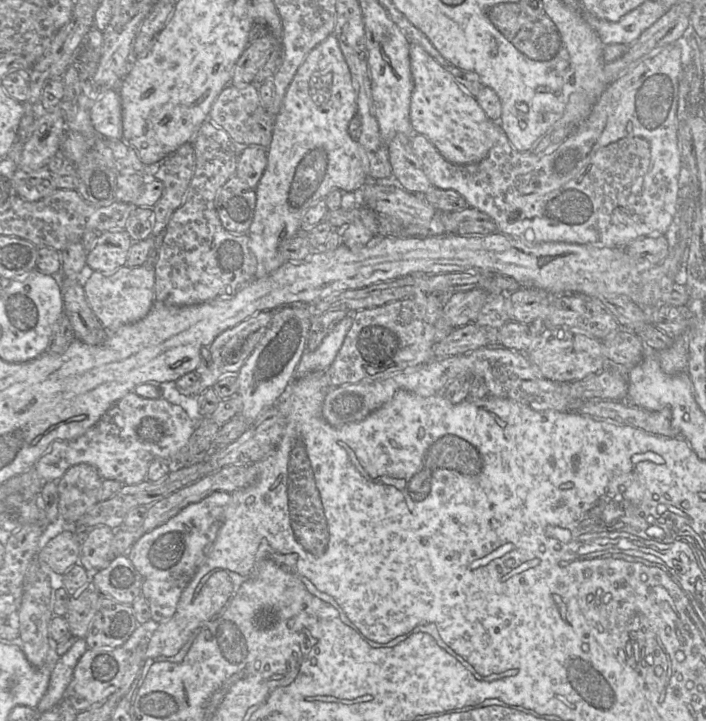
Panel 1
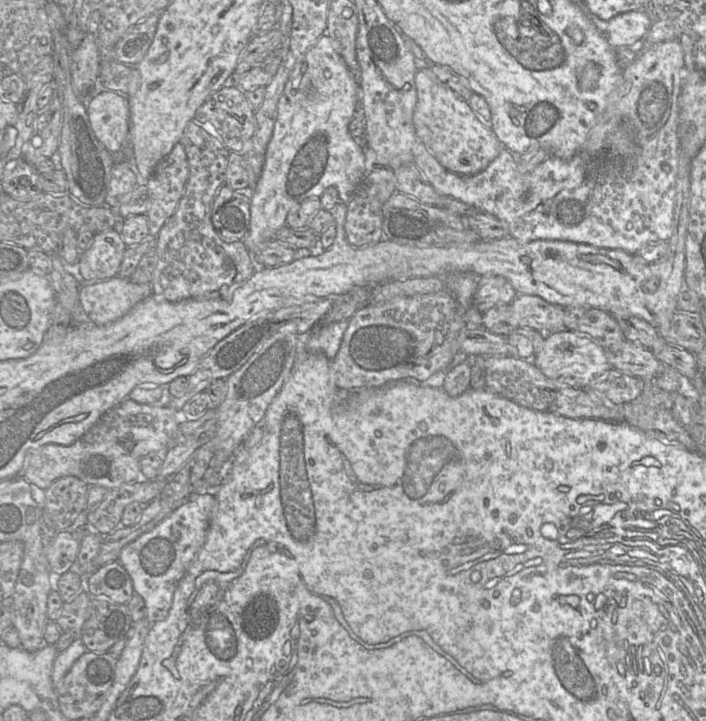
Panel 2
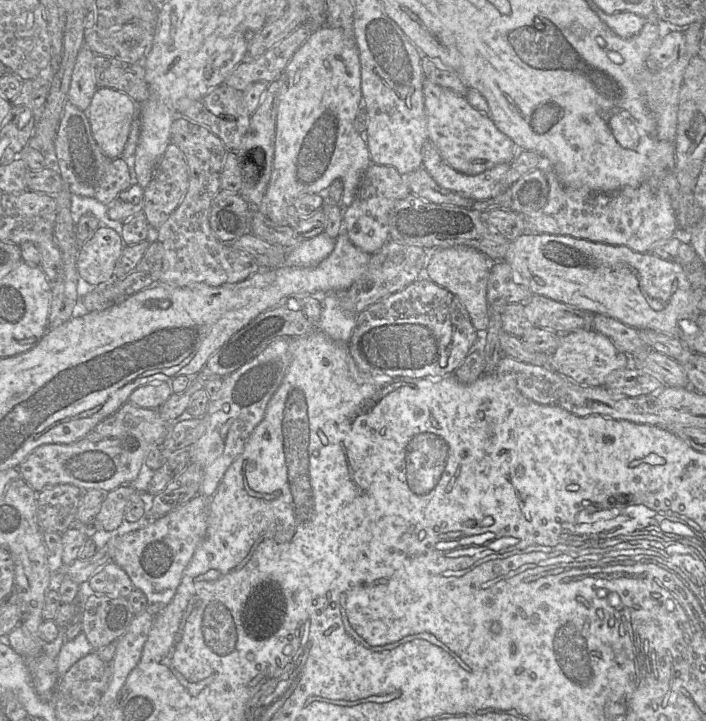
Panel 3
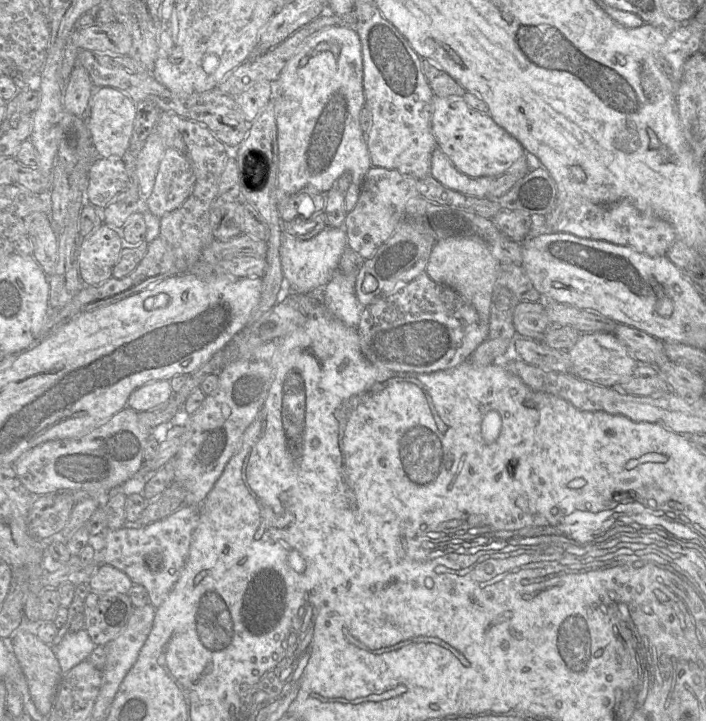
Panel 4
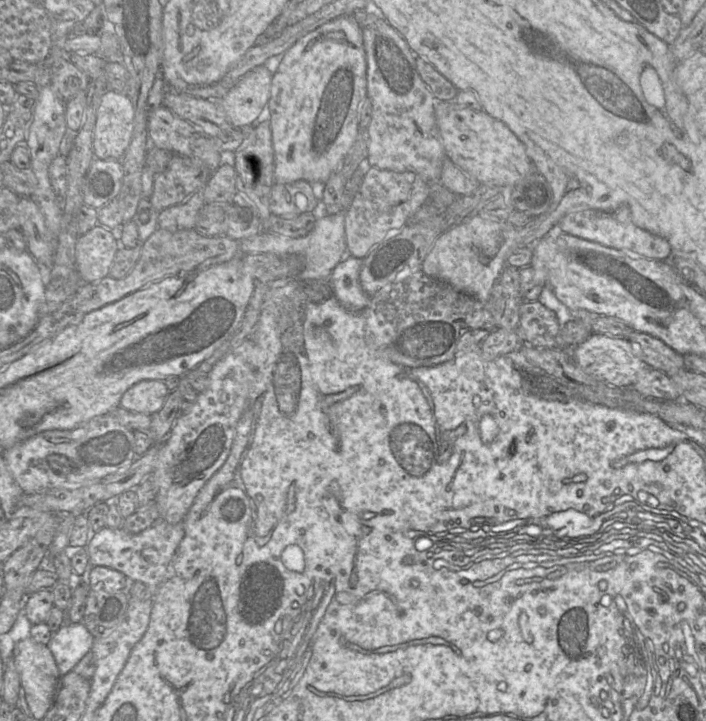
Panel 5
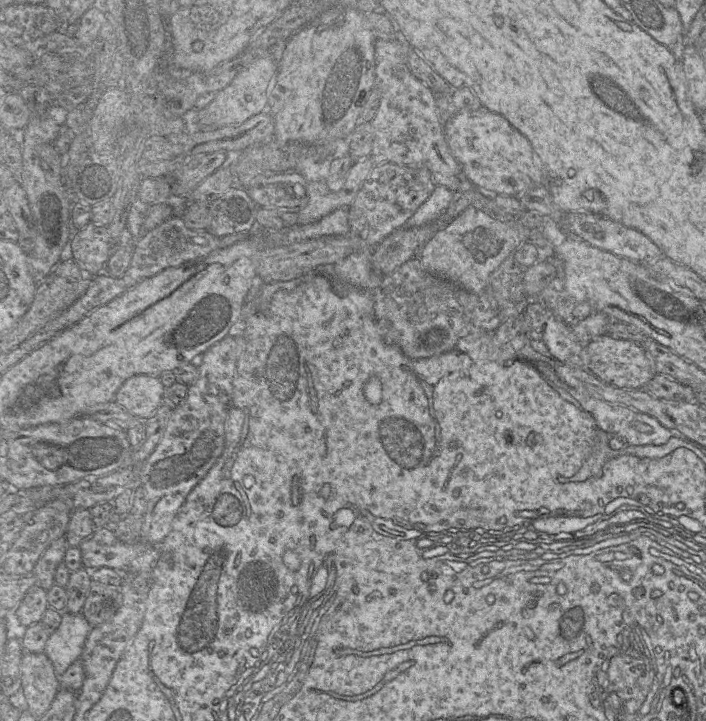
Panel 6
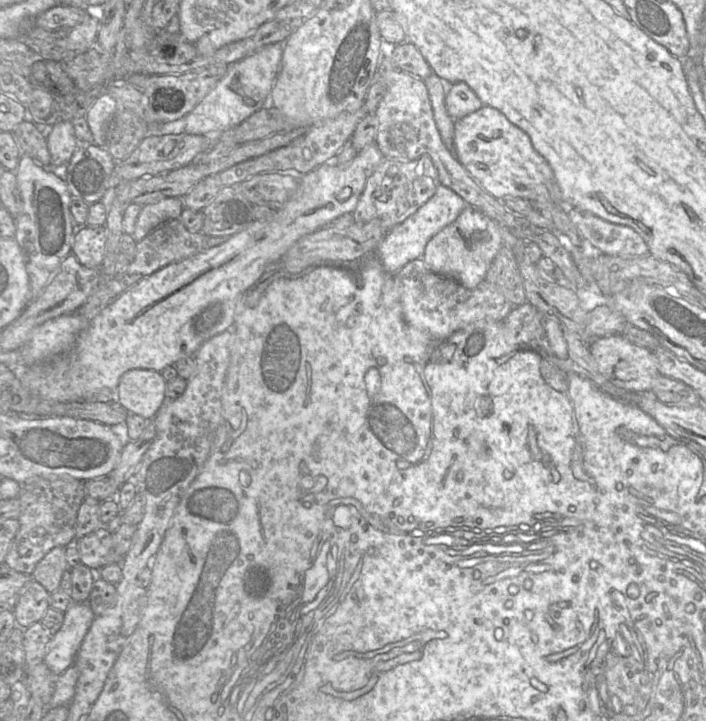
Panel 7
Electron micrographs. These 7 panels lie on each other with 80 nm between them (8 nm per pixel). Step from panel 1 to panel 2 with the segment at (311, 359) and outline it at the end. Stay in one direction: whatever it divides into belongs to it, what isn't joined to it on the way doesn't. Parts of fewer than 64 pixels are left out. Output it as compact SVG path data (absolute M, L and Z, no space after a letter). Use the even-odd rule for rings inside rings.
M342 320L323 326L316 326L310 333L300 335L300 342L305 343L305 350L322 353L330 361L336 357L349 320Z

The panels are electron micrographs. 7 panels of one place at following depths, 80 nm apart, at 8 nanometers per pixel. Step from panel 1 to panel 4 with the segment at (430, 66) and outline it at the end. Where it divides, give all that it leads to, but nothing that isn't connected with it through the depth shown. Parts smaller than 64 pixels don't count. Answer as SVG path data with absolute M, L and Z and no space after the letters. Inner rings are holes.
M433 96L431 129L438 148L451 161L451 163L463 174L472 177L497 177L505 173L518 160L526 154L522 145L504 129L499 127L488 113L480 113L470 107L463 97Z

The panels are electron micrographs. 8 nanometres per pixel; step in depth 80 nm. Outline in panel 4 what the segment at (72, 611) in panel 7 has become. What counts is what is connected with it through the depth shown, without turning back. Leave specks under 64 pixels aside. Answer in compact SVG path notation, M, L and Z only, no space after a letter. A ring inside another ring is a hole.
M85 629L68 632L59 644L53 646L62 674L86 660L96 645Z

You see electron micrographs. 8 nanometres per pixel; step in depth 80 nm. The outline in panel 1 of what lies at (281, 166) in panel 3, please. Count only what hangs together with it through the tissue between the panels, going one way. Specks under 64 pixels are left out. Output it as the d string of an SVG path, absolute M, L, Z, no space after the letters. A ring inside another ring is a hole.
M334 35L328 36L306 57L290 83L281 109L275 117L272 141L267 148L267 166L256 191L253 221L247 232L249 247L256 259L254 278L263 278L285 261L280 253L282 242L297 235L300 223L310 207L325 199L333 190L357 192L367 183L369 162L357 141L349 134L349 123L357 113L357 93L352 76Z

